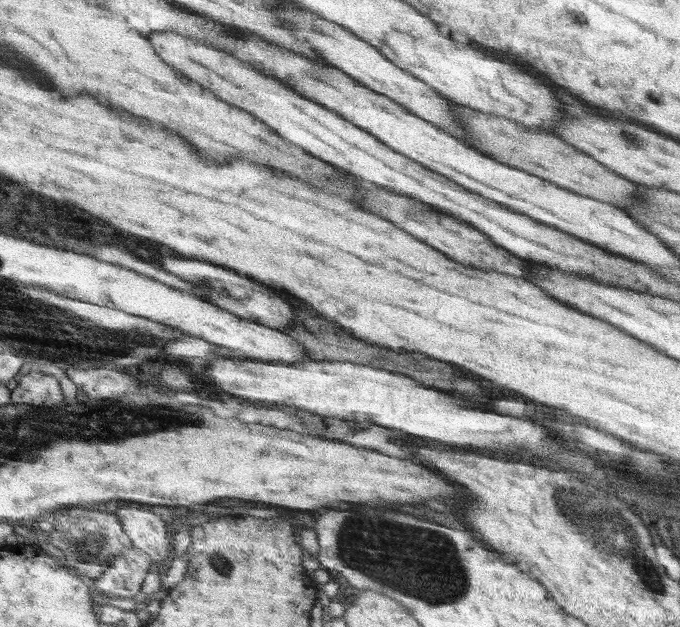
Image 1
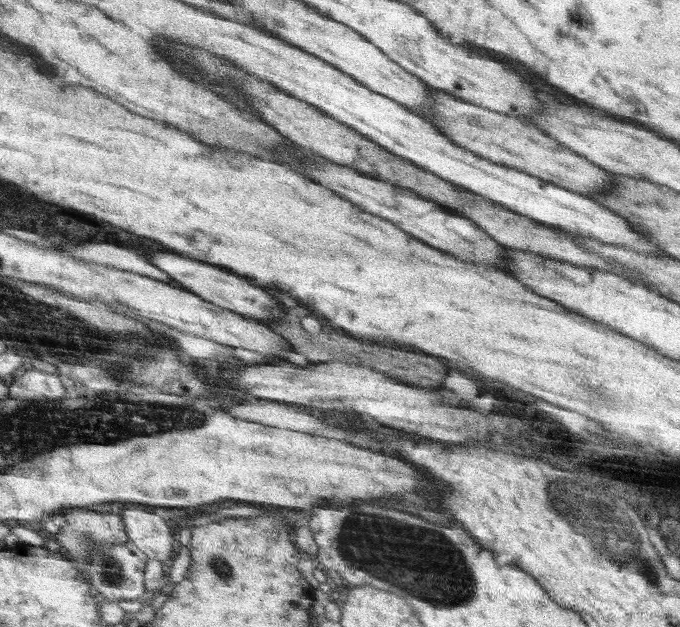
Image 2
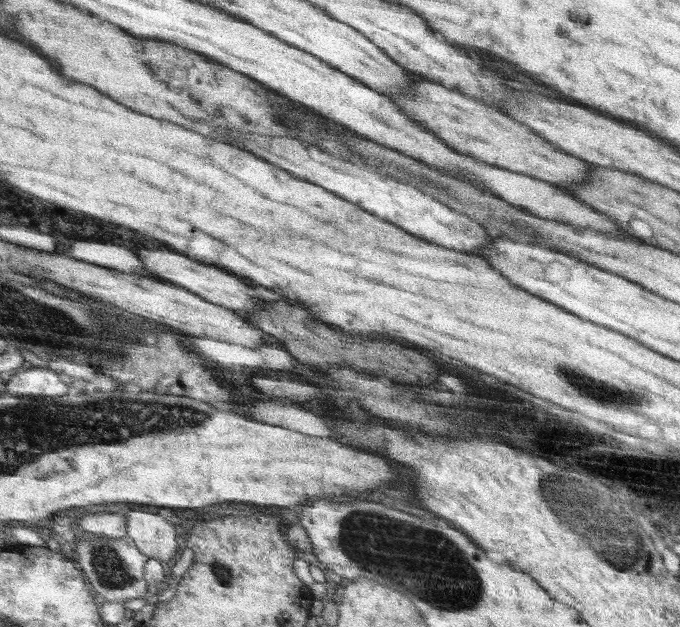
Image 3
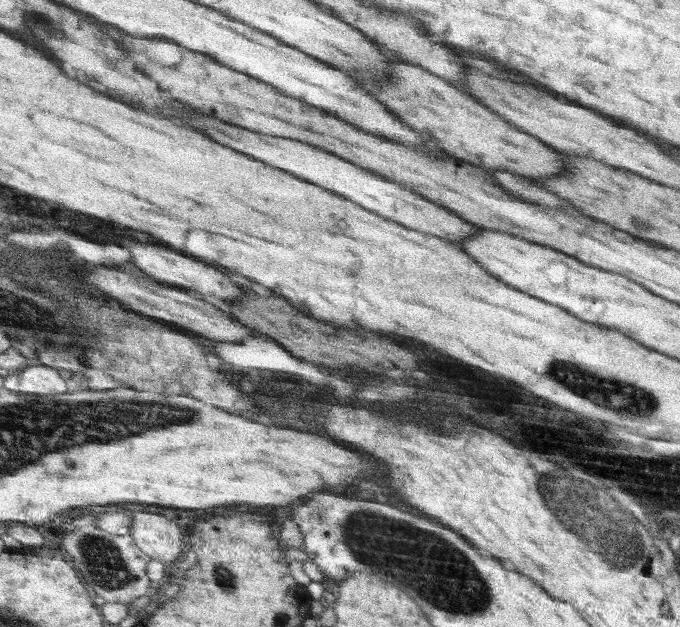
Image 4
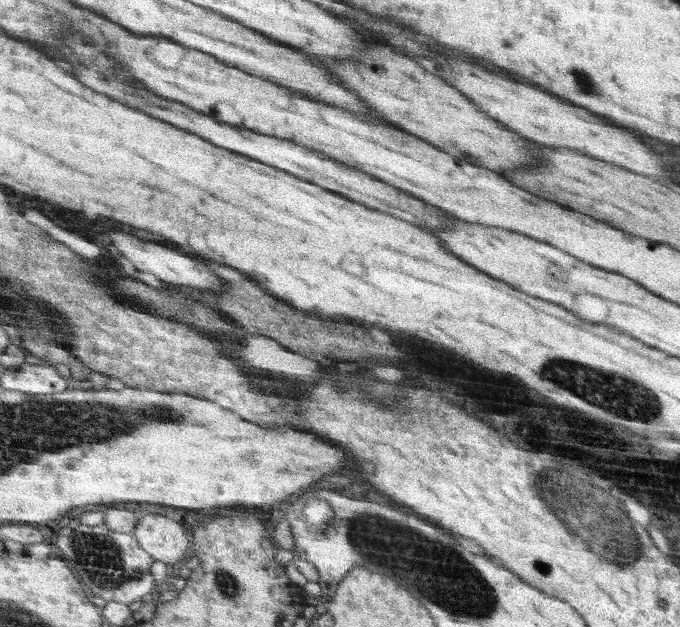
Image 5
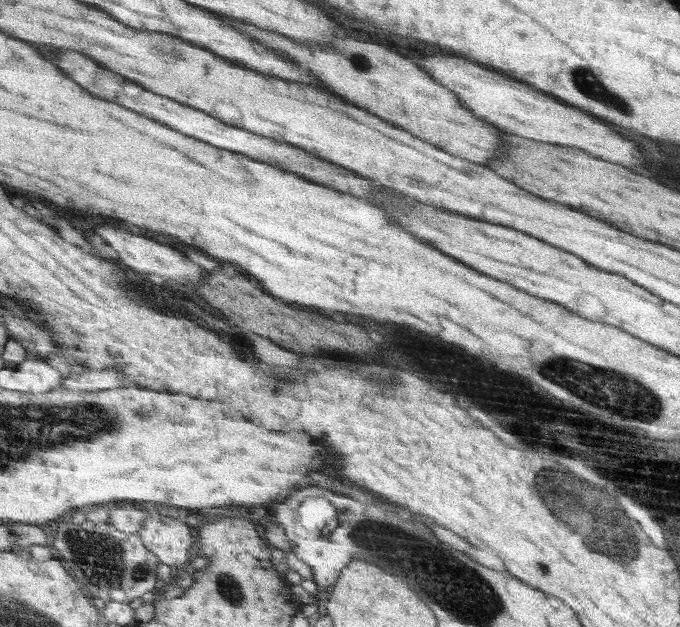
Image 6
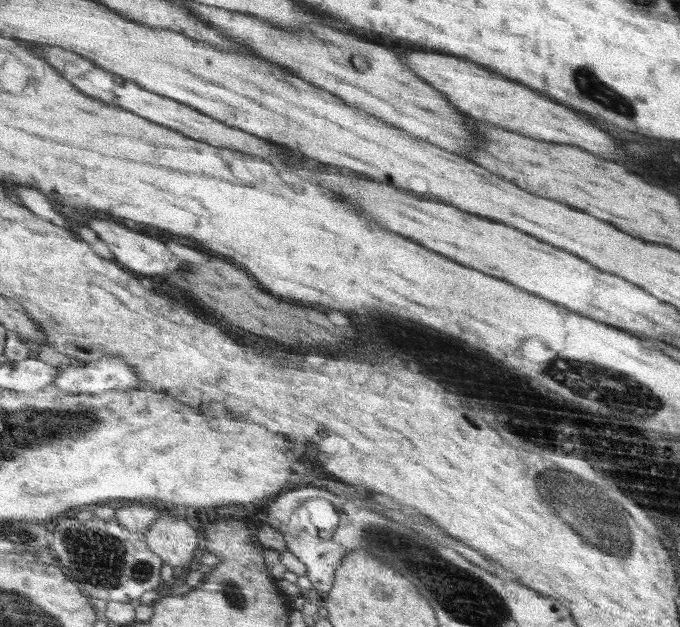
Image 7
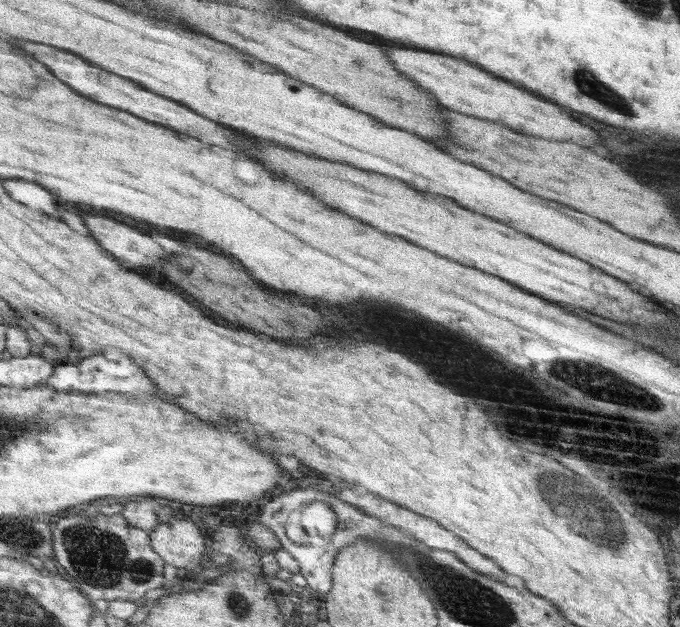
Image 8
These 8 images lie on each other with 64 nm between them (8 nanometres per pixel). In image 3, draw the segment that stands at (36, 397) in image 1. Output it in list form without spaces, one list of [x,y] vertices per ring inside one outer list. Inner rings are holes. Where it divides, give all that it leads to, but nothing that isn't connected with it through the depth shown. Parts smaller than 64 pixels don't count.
[[[28,366],[8,376],[7,392],[20,396],[64,396],[70,394],[70,386],[62,374],[54,369]]]

